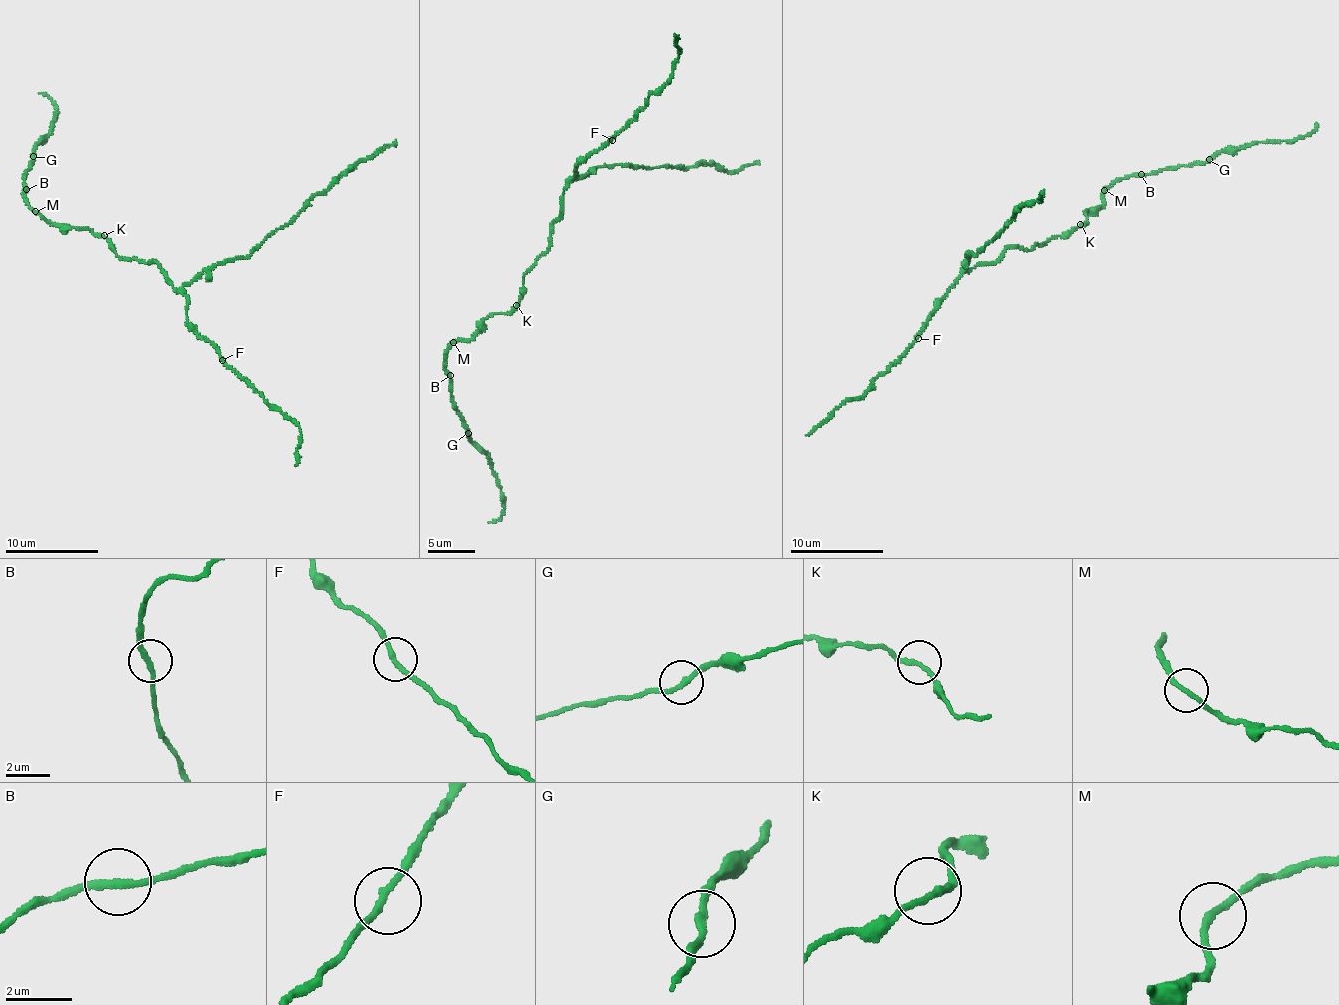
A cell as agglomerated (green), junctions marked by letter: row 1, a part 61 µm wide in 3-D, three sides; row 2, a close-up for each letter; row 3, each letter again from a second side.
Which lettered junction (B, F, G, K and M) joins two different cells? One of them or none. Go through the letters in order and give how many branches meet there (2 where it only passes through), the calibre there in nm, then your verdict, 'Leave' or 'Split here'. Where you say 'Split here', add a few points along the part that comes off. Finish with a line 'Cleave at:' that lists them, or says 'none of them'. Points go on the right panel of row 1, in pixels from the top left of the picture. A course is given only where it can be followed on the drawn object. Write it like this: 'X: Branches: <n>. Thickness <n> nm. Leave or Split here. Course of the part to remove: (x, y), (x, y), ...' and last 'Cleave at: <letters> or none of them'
B: Branches: 2. Thickness 220 nm. Leave
F: Branches: 2. Thickness 200 nm. Leave
G: Branches: 2. Thickness 200 nm. Split here. Course of the part to remove: (1209, 160), (1247, 144), (1310, 136), (1316, 123)
K: Branches: 2. Thickness 200 nm. Leave
M: Branches: 2. Thickness 200 nm. Leave
Cleave at: G

